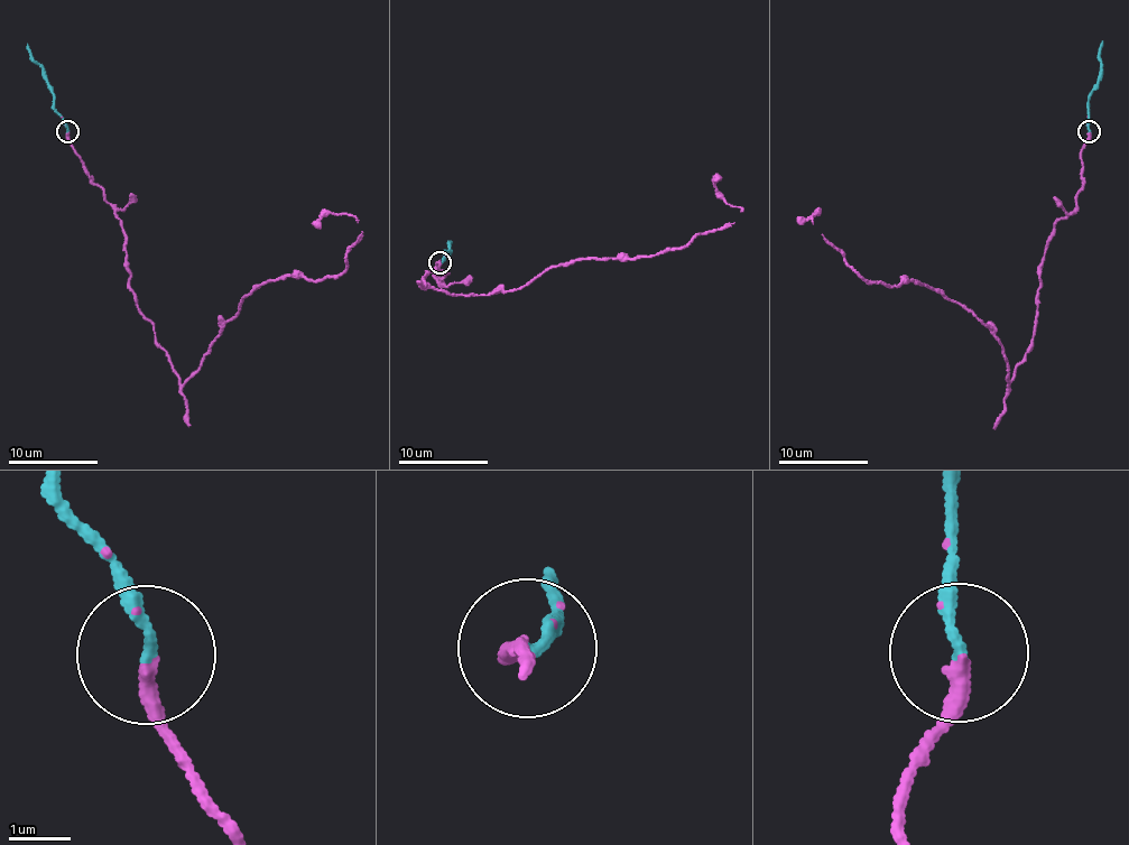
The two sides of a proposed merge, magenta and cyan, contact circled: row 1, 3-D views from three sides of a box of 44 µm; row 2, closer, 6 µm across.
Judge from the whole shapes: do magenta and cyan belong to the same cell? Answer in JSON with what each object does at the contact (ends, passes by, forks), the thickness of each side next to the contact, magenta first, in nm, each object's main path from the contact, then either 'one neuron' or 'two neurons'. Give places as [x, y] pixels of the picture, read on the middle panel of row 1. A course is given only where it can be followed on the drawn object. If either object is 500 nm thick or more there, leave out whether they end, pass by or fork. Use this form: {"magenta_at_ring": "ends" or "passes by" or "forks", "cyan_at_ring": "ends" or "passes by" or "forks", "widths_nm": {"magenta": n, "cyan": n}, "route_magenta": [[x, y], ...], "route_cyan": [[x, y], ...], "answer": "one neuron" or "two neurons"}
{"magenta_at_ring": "ends", "cyan_at_ring": "ends", "widths_nm": {"magenta": 280, "cyan": 180}, "route_magenta": [[440, 261], [441, 282], [426, 271], [420, 286], [492, 294], [588, 258], [675, 251], [741, 212], [718, 175]], "route_cyan": [[441, 261], [445, 261], [444, 252], [451, 251], [452, 242]], "answer": "one neuron"}

